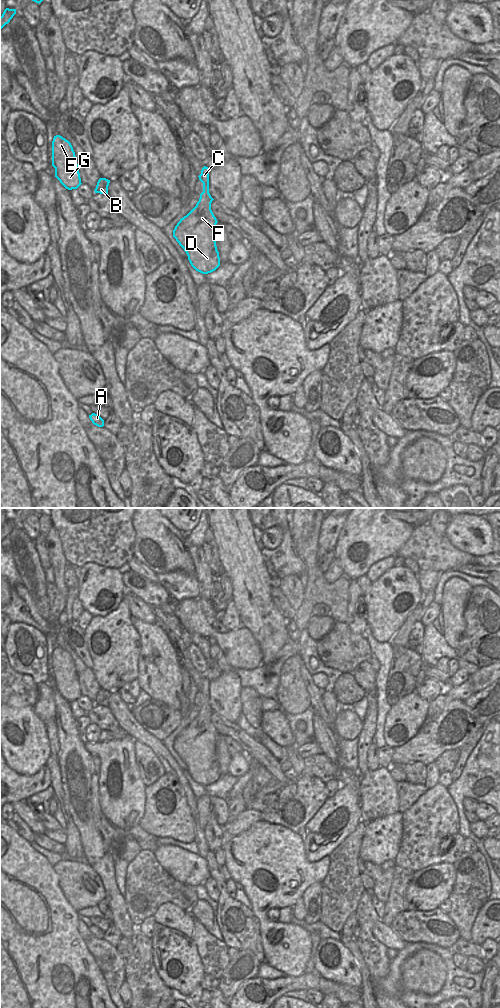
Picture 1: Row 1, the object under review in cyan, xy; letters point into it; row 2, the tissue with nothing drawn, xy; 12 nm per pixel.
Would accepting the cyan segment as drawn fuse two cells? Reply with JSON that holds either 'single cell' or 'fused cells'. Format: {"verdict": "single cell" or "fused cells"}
{"verdict": "single cell"}

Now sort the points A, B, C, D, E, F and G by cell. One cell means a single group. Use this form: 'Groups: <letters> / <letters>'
Groups: A B C D E F G.

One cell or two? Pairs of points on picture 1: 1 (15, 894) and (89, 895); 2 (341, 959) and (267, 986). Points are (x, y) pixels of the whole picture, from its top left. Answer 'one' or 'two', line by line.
1: two
2: two

